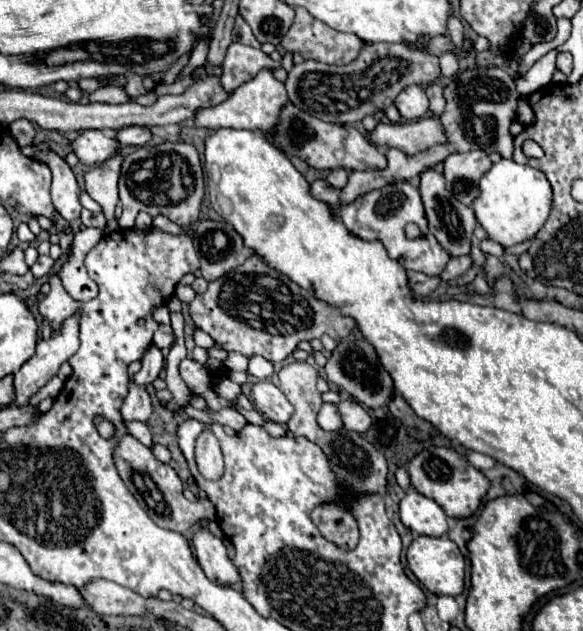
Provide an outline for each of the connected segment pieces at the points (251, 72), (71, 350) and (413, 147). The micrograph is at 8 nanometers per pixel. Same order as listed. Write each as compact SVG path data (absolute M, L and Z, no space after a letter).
M233 42L227 48L227 54L223 60L221 84L223 84L225 92L233 92L235 88L239 88L247 80L251 80L261 68L275 68L275 66L279 66L279 64L273 62L259 48Z
M71 316L71 318L67 318L63 322L63 326L61 326L59 332L51 334L49 340L39 340L37 342L37 352L13 374L13 392L15 392L15 396L13 396L11 404L7 404L5 408L27 406L29 400L31 400L31 396L35 396L39 392L39 388L43 388L57 374L59 366L63 362L67 362L77 352L77 348L79 348L79 326L77 324L79 324L79 320L75 316Z
M425 116L415 122L403 122L395 126L377 124L377 128L371 134L371 140L377 146L389 146L389 148L393 146L393 148L401 148L405 154L415 154L445 144L447 136L439 120Z

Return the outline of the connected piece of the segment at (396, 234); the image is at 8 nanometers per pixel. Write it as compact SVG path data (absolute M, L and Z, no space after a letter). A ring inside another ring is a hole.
M389 184L379 190L371 190L367 194L359 196L359 200L345 204L339 210L339 218L343 220L347 230L351 230L355 236L359 236L363 240L381 240L385 250L389 252L389 256L395 258L397 262L401 262L401 266L407 270L417 270L423 274L441 274L441 270L447 266L447 262L451 258L449 252L435 240L435 236L431 236L431 232L427 228L427 216L425 216L417 188L415 188L415 192L407 192L407 194L401 192L395 184ZM407 224L417 224L421 230L421 236L413 238L413 240L407 238L405 236Z

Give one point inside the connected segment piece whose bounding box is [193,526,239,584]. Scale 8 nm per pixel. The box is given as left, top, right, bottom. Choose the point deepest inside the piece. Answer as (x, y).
(210, 550)

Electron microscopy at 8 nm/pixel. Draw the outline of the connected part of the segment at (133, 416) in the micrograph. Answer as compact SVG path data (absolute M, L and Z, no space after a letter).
M129 384L129 394L121 406L121 416L125 422L147 422L151 416L151 400L145 388Z

